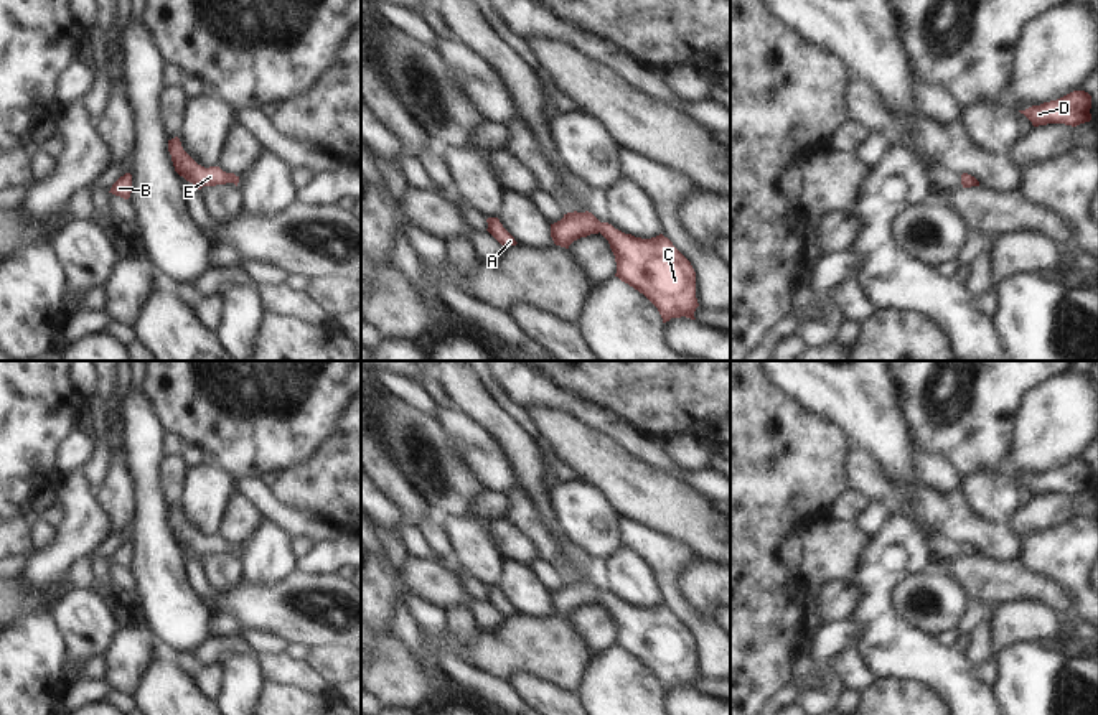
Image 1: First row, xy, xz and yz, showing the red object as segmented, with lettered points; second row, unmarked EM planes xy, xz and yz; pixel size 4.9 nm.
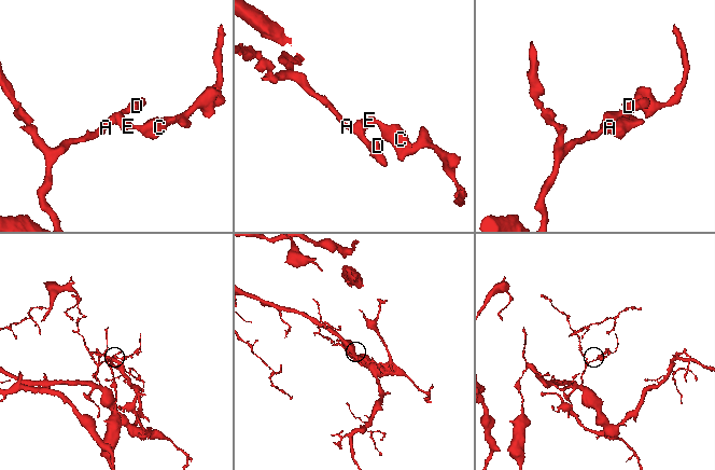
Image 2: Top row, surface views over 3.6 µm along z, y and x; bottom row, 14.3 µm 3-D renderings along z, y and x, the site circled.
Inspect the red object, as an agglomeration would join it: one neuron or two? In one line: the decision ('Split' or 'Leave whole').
Leave whole

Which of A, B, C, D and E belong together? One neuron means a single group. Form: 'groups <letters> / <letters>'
groups A B C D E

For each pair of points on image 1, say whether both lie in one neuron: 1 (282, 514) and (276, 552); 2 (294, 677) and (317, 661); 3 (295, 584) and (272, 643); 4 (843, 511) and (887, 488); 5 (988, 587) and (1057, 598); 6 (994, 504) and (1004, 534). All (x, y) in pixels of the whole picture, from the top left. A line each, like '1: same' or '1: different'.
1: different
2: different
3: different
4: different
5: same
6: different

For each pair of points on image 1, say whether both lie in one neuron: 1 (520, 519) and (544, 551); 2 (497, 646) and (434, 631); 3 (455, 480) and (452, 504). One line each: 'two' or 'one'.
1: one
2: two
3: one

